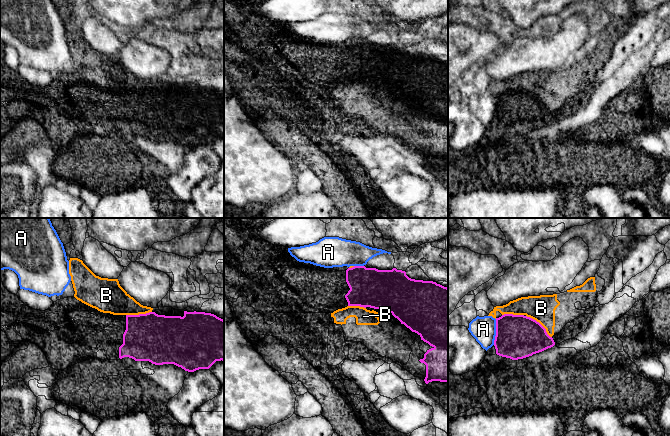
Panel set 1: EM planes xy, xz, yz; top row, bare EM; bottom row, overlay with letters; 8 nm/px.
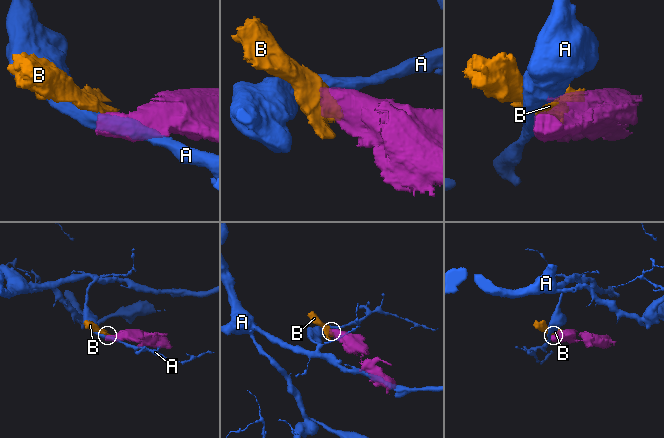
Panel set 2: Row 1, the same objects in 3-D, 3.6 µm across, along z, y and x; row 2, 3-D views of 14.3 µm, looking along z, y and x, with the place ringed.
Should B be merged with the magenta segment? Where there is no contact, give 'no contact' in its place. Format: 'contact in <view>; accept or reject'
contact in yz; accept

